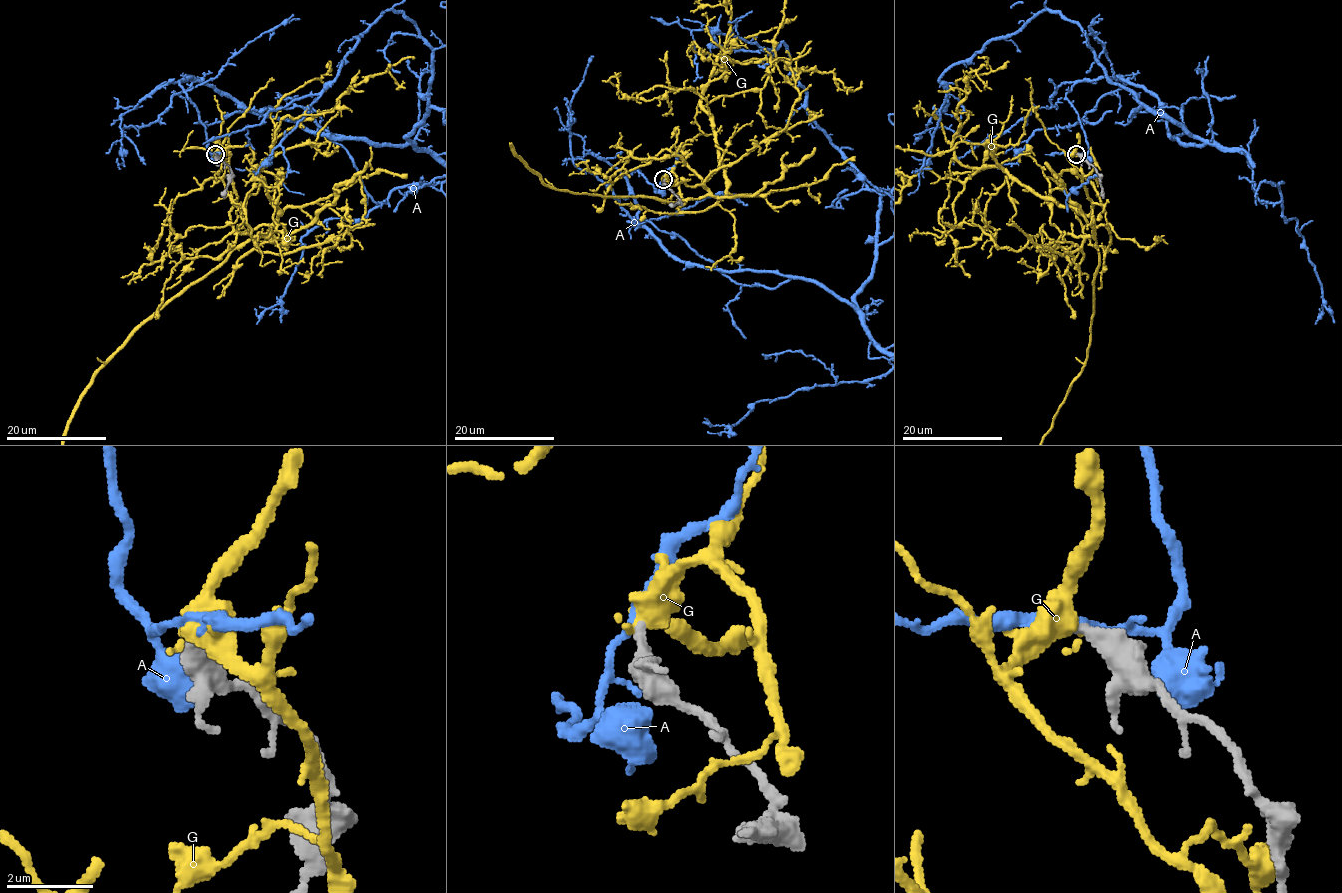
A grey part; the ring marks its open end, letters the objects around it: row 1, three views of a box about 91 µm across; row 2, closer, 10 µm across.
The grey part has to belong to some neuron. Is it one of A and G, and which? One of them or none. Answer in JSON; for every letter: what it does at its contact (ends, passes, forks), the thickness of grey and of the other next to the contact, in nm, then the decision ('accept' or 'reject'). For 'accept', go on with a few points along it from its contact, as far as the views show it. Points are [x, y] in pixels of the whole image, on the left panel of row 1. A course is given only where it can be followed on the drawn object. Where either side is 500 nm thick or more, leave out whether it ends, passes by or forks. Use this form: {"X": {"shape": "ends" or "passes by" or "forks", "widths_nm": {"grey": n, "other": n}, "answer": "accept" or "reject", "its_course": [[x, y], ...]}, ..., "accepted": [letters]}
{"A": {"shape": "passes by", "widths_nm": {"grey": 340, "other": 150}, "answer": "reject"}, "G": {"shape": "passes by", "widths_nm": {"grey": 360, "other": 400}, "answer": "reject"}, "accepted": []}

